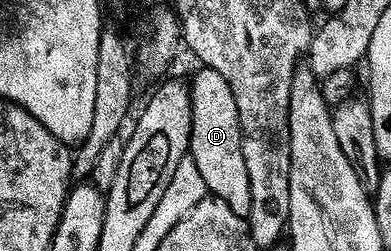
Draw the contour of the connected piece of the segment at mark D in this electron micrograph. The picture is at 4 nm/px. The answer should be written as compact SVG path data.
M199 66L194 80L189 80L190 104L192 105L192 133L190 134L189 155L196 161L196 169L200 169L200 177L204 177L207 192L214 195L232 213L246 217L250 214L252 205L252 189L248 189L248 169L244 166L244 153L242 152L242 130L236 113L236 97L232 97L232 89L228 89L228 81L216 73L216 69Z

